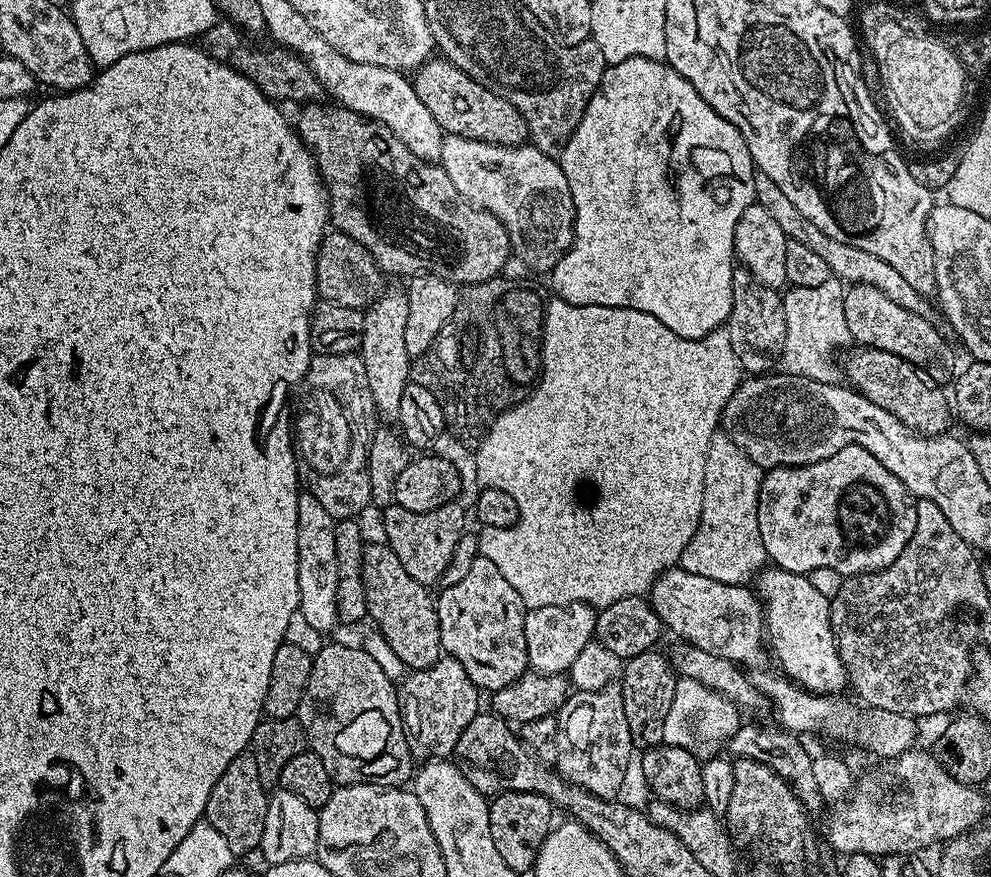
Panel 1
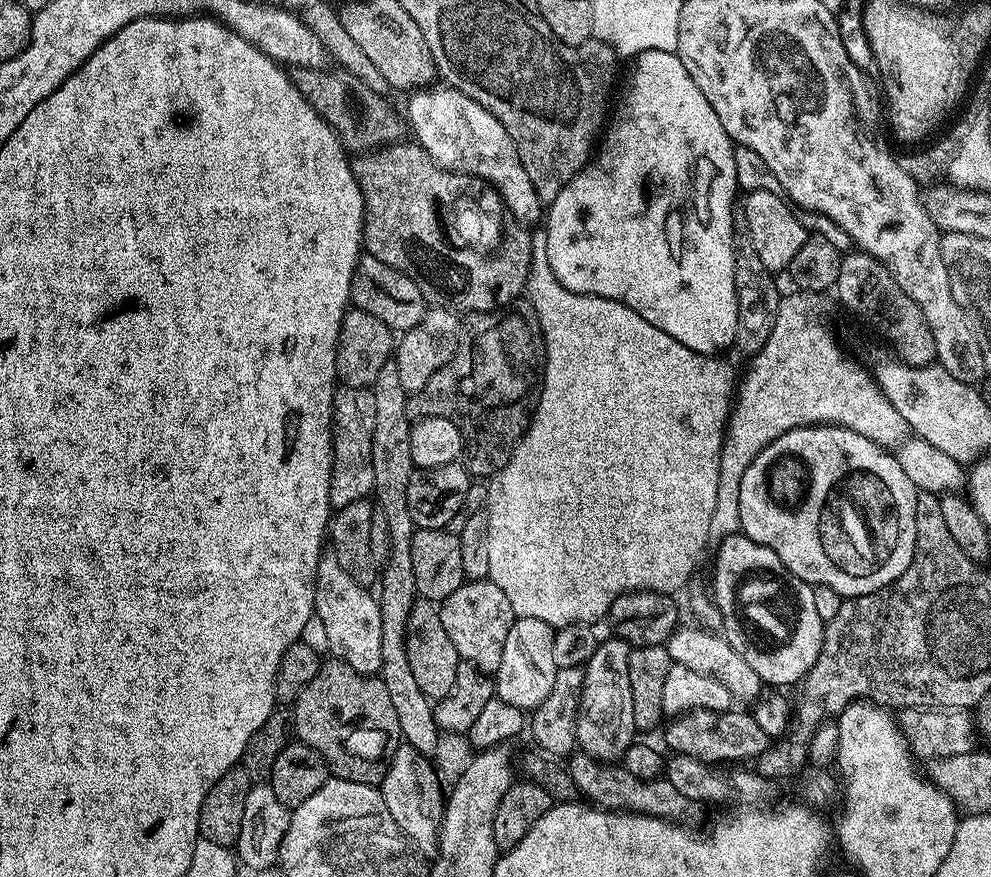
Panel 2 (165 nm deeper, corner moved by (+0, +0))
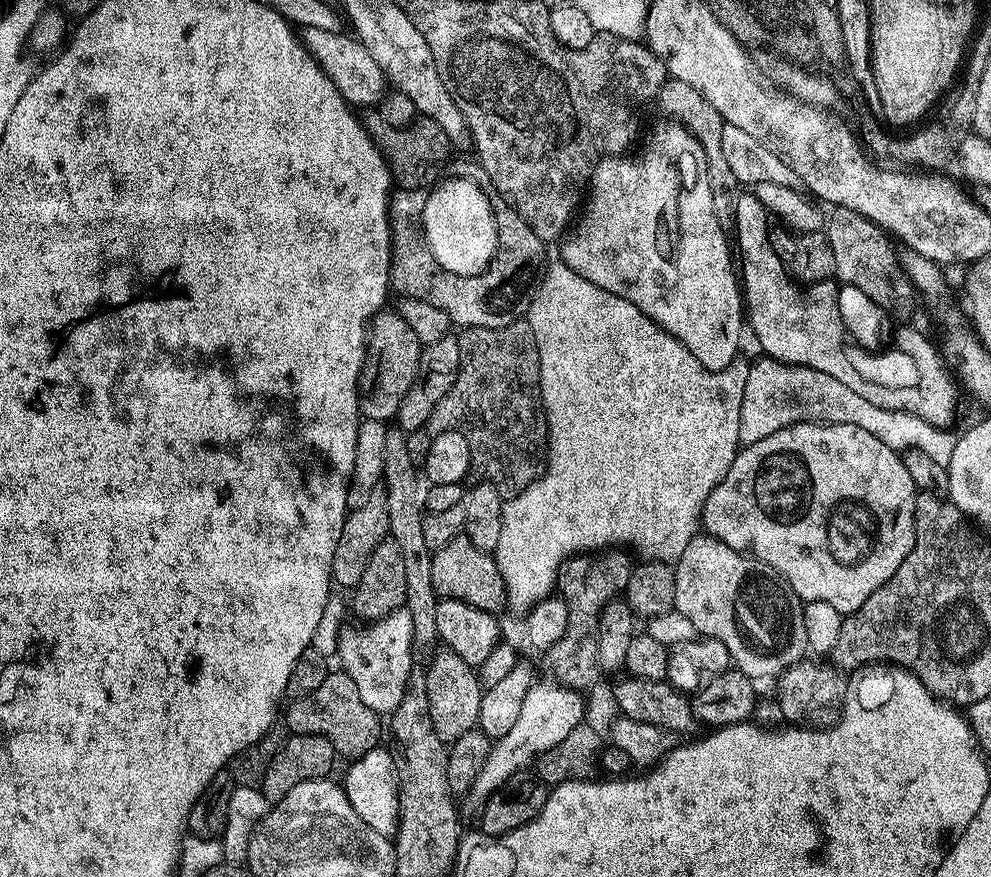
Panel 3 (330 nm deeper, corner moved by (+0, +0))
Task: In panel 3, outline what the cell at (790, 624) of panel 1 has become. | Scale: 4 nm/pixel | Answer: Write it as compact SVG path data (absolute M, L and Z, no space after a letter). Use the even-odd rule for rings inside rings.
M698 534L690 538L690 546L682 550L674 565L675 611L686 614L686 618L690 618L690 626L694 626L701 637L722 642L730 654L735 671L756 682L763 676L779 677L780 664L784 664L784 660L760 660L760 656L752 656L752 652L740 644L740 636L732 632L732 612L724 612L724 608L712 608L712 604L728 604L728 584L736 584L736 580L740 580L740 560L732 560L732 556L708 556L708 552L728 552L730 548L716 536Z

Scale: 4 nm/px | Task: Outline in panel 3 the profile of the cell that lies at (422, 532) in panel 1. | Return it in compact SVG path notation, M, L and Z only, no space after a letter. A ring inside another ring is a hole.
M466 535L450 538L446 546L432 552L430 578L437 597L466 602L470 606L478 606L478 610L493 614L499 613L500 607L505 607L504 583L496 565L495 555L478 550L478 546L474 546L474 542L470 542Z

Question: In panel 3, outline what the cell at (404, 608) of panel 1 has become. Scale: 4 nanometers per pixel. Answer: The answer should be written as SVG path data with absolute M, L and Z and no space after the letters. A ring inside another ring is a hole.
M448 649L441 653L433 660L430 672L426 672L423 677L426 682L427 712L434 732L445 744L451 744L462 734L477 727L484 688L473 665Z

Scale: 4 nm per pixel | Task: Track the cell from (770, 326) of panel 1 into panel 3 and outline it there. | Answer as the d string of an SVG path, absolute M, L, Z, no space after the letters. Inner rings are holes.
M670 78L665 81L660 88L658 104L663 110L672 114L679 123L683 123L686 129L694 134L696 140L703 146L707 156L708 177L710 178L711 197L714 199L715 216L719 218L719 225L722 226L726 234L735 231L735 218L738 212L738 200L742 195L742 185L738 182L731 167L723 157L722 151L722 119L718 110L714 109L712 103L706 101L704 95L699 94L694 86L687 85L681 79Z

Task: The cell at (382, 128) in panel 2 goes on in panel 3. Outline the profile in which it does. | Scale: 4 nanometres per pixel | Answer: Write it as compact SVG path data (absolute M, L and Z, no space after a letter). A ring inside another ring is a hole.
M368 110L363 113L362 123L368 131L368 137L375 142L376 148L384 155L392 179L401 189L424 190L435 185L441 179L440 171L454 151L452 139L438 126L438 122L427 118L415 121L414 126L395 128L380 117L379 111Z

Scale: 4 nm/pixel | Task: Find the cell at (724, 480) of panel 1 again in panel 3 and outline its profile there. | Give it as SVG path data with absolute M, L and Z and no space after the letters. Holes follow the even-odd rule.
M771 358L759 359L751 361L746 374L746 394L742 394L742 418L738 422L741 445L762 442L762 438L770 438L770 434L791 424L849 424L870 430L878 442L886 442L886 446L898 453L903 454L910 448L922 450L929 458L934 458L938 466L947 468L957 442L949 429L936 428L909 412L874 406L874 402L866 402L862 394L854 394L850 386L842 386L838 378L830 378L830 374L822 374L822 370L810 370L801 364L787 364Z

